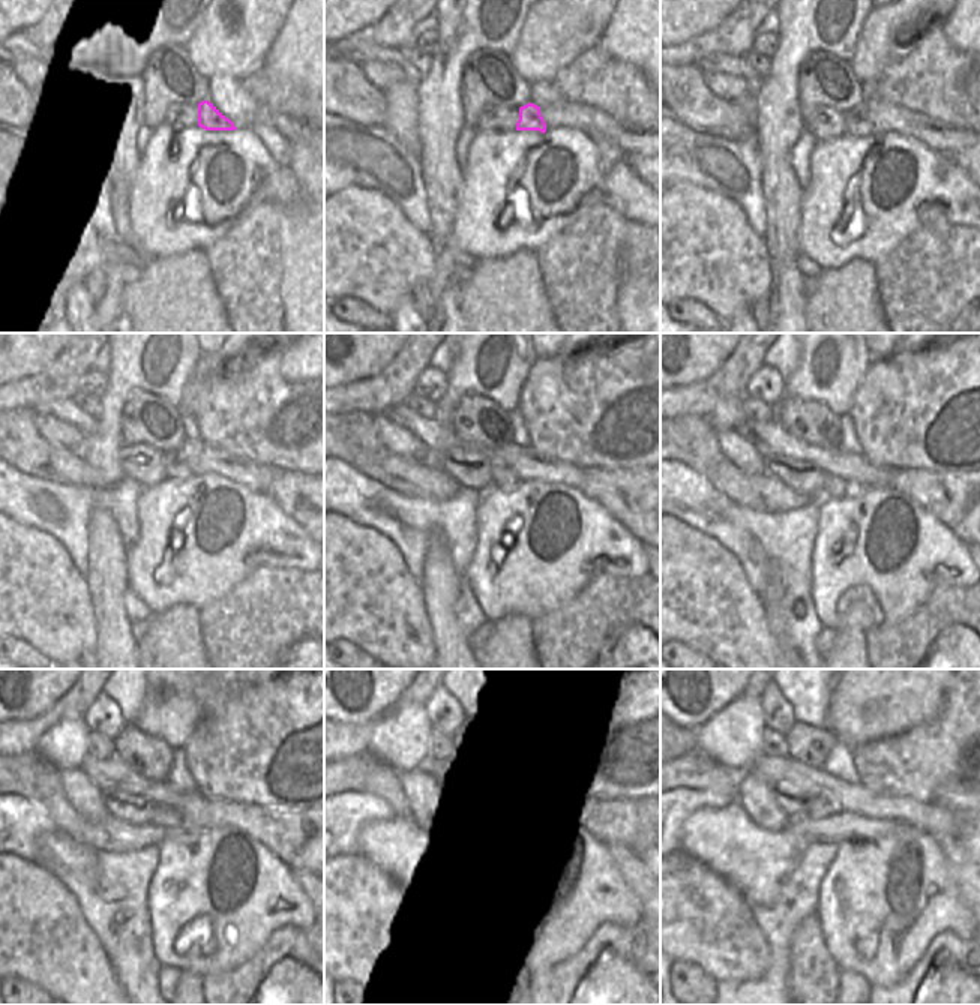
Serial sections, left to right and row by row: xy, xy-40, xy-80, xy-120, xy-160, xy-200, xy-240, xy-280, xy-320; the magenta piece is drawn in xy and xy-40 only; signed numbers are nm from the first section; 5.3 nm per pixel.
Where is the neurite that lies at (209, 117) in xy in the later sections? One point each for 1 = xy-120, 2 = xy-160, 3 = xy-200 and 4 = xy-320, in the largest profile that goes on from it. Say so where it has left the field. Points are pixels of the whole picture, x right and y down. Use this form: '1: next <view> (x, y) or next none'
1: next xy-120 (174, 468)
2: next xy-160 (502, 476)
3: next xy-200 (835, 486)
4: next xy-320 (818, 807)

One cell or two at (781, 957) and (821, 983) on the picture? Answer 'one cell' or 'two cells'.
two cells

